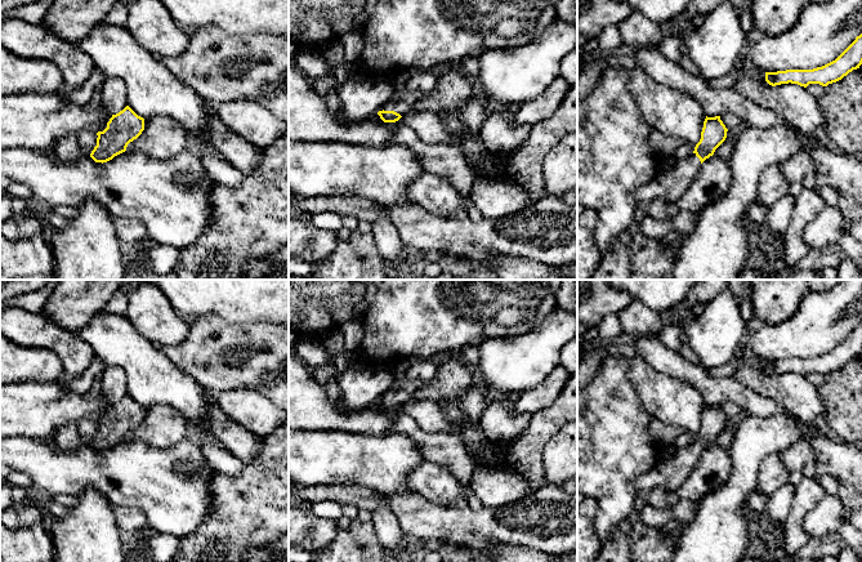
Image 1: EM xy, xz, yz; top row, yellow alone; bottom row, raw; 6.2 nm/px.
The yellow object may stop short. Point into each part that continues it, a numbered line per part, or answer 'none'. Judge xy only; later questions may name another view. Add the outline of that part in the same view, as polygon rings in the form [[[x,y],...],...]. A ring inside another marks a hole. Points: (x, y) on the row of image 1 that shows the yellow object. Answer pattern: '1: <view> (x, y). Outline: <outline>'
none

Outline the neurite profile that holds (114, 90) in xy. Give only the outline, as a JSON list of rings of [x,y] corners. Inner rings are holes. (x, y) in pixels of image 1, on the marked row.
[[[106,77],[102,82],[102,106],[116,115],[128,106],[128,89],[125,82],[117,77]]]

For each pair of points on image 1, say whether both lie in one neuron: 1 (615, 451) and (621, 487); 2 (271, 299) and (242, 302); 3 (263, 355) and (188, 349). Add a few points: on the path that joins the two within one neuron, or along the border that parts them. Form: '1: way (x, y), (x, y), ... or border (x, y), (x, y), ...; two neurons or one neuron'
1: way (615, 460), (615, 478); one neuron
2: way (264, 299), (249, 299); one neuron
3: way (245, 355), (206, 355); one neuron

